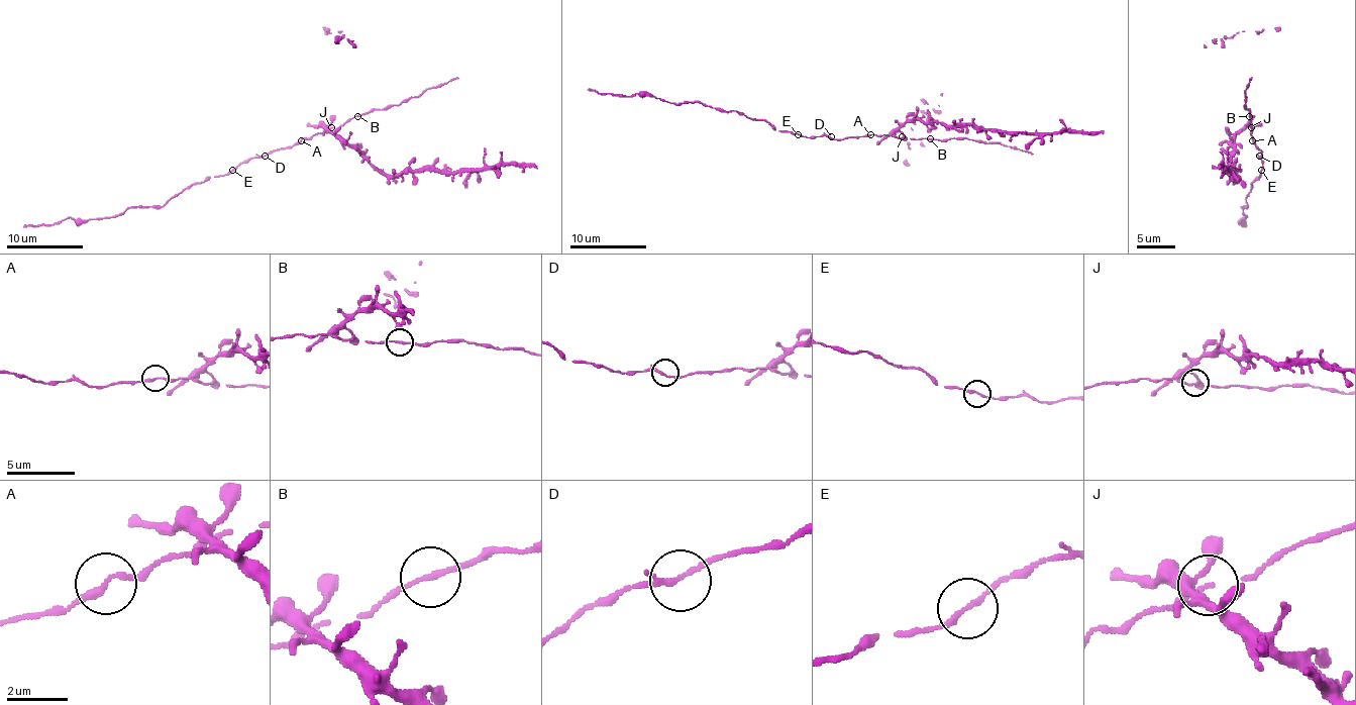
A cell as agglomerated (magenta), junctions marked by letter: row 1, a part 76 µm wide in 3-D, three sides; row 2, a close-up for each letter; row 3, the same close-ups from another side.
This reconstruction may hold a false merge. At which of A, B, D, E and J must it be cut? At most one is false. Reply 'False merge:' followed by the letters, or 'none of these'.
False merge: none of these

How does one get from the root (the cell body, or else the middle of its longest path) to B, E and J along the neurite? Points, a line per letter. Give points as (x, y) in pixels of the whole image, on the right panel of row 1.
B: (1257, 148), (1250, 133), (1249, 116)
E: (1257, 148), (1261, 153), (1259, 158), (1262, 160), (1262, 170)
J: (1257, 148), (1252, 138), (1251, 127)

